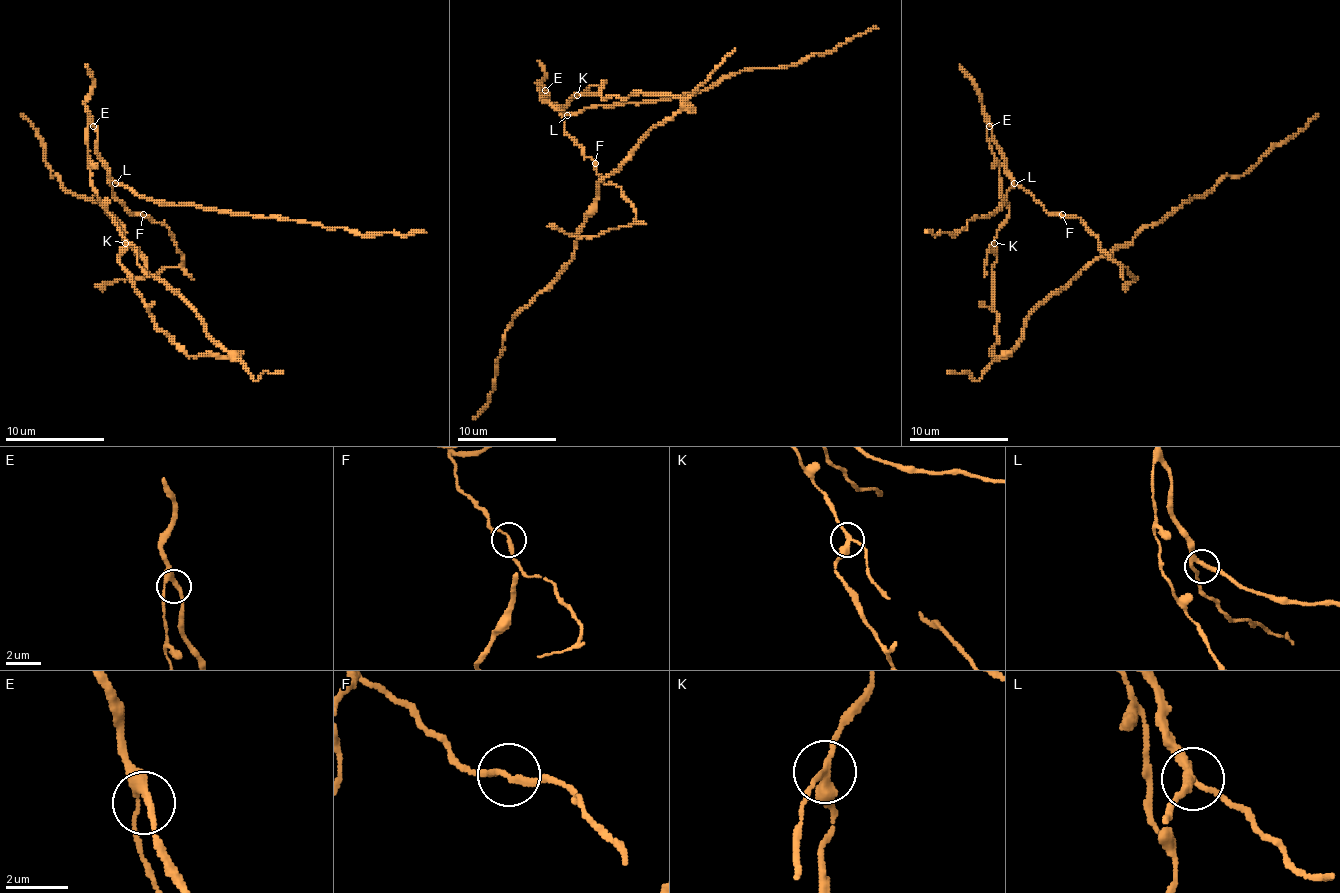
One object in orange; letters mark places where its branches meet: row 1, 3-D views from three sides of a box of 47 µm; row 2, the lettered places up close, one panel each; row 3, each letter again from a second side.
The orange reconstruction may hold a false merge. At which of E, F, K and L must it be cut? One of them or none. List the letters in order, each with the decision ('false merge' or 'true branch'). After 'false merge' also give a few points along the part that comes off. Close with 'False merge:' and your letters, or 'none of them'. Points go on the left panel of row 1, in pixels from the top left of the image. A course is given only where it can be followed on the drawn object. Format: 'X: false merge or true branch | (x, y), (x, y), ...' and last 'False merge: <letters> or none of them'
E: true branch
F: true branch
K: false merge | (125, 242), (120, 262), (152, 321), (189, 356), (228, 356), (125, 227), (50, 176), (21, 114)
L: true branch
False merge: K

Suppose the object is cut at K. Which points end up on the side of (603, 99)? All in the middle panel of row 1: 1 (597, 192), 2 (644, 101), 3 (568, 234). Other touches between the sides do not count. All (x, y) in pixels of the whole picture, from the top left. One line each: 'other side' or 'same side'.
1: same side
2: other side
3: other side

